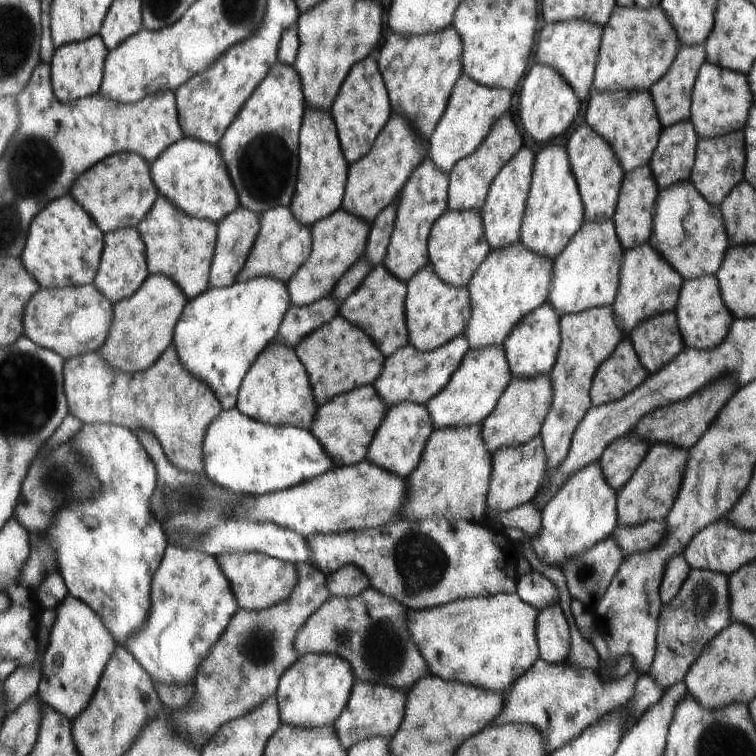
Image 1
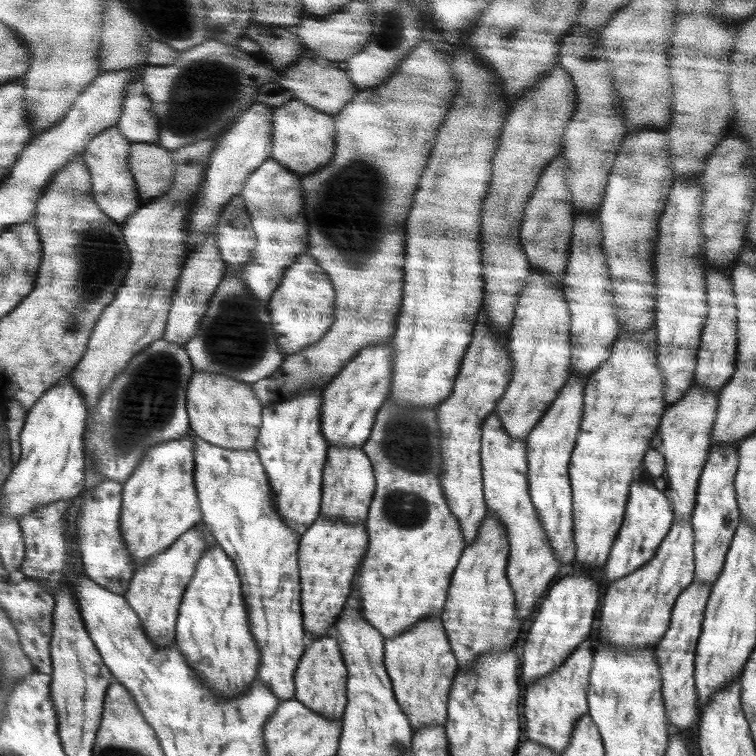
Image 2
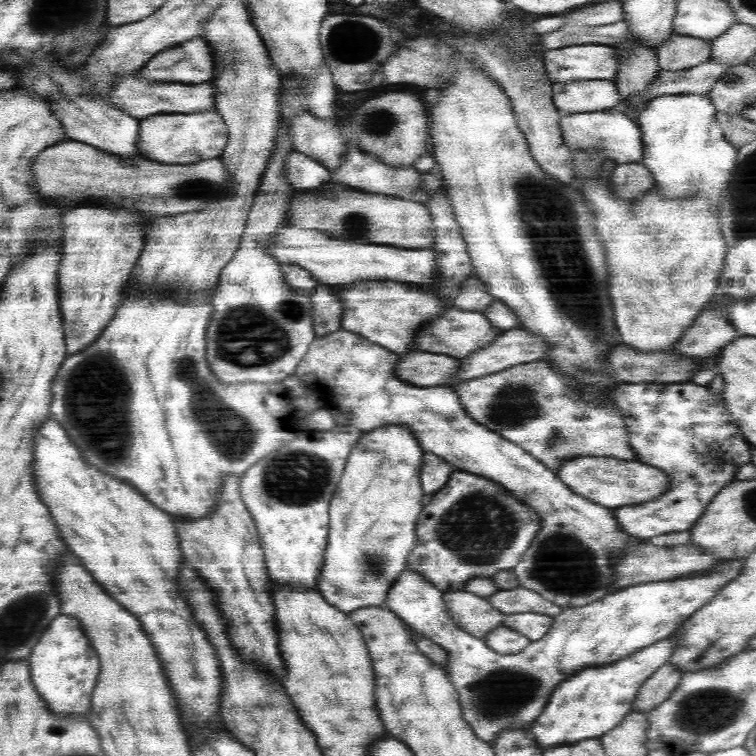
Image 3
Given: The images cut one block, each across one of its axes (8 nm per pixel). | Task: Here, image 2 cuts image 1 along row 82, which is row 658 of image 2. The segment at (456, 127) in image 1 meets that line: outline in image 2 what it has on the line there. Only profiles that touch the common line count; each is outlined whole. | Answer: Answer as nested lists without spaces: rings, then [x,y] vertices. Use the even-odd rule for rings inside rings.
[[[493,514],[486,515],[478,537],[473,544],[466,546],[453,572],[452,582],[449,586],[446,610],[440,614],[443,624],[446,624],[445,631],[450,632],[450,644],[454,644],[454,656],[458,656],[457,664],[462,664],[462,670],[469,670],[477,658],[485,652],[502,652],[514,646],[518,634],[520,634],[520,618],[517,618],[517,594],[512,591],[512,587],[506,576],[507,560],[509,555],[508,537],[506,529],[502,527],[502,522],[496,519]]]

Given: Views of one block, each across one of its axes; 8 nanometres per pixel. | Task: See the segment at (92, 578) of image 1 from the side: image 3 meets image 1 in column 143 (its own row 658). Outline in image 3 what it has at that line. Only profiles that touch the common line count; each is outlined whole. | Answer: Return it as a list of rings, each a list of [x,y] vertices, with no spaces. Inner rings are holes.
[[[734,559],[734,563],[726,564],[721,571],[712,576],[702,578],[686,578],[672,581],[656,581],[638,583],[632,587],[622,588],[606,599],[574,609],[564,609],[562,614],[553,617],[550,628],[536,640],[531,640],[520,652],[499,653],[490,647],[484,639],[479,639],[456,623],[444,601],[443,593],[427,580],[414,574],[409,569],[404,571],[397,583],[390,589],[384,606],[414,631],[432,639],[445,652],[445,660],[441,668],[446,673],[451,686],[458,695],[457,701],[464,722],[471,728],[474,737],[484,744],[494,747],[506,733],[529,732],[536,719],[542,714],[550,702],[554,691],[574,678],[578,672],[590,668],[609,667],[620,663],[644,650],[668,639],[673,628],[687,617],[687,614],[704,604],[716,589],[731,579],[741,567],[742,559]]]

